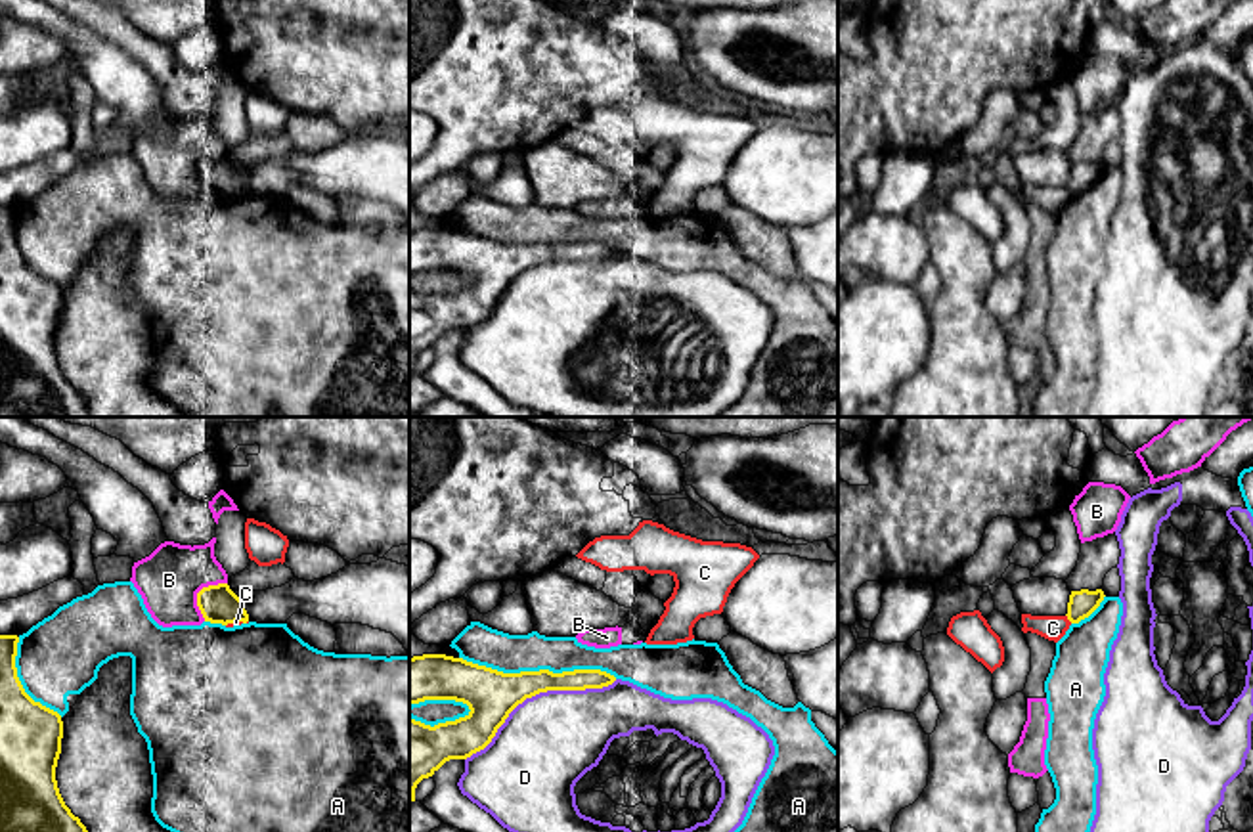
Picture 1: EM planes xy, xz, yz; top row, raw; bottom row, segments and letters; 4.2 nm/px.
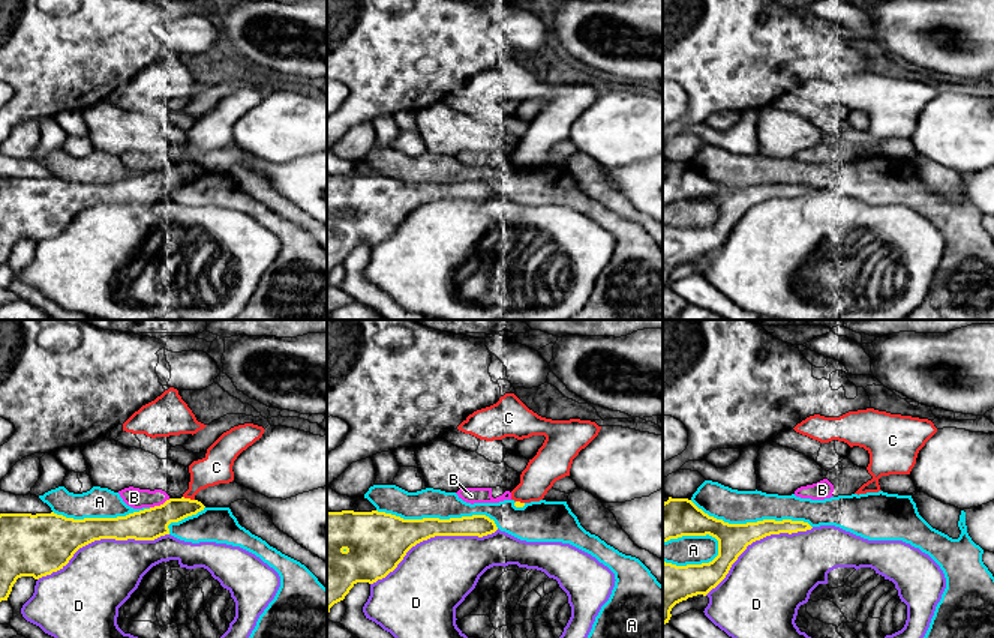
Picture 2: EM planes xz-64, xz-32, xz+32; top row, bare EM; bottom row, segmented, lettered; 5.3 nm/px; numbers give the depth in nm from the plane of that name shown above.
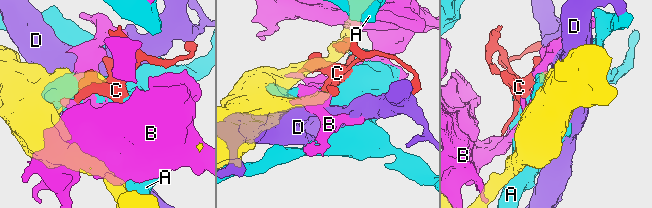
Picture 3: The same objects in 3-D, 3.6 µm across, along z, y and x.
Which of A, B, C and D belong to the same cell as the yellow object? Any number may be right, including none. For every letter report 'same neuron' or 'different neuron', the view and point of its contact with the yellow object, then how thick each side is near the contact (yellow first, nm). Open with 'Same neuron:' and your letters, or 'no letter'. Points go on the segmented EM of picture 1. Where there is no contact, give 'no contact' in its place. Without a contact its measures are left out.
Same neuron: no letter
A: different neuron | xz (538, 672) | 220/160 nm
B: different neuron | xy (197, 593) | 160/260 nm
C: different neuron | yz (1068, 618) | 110/110 nm
D: different neuron | xz (536, 693) | 220/400 nm

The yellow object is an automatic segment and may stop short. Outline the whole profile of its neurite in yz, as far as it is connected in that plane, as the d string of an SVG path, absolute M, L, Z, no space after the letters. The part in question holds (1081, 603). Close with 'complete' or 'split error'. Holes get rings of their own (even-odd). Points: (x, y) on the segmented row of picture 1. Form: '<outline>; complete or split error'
M1081 589L1081 591L1071 591L1069 595L1069 602L1067 602L1067 620L1071 624L1079 624L1081 620L1088 618L1104 601L1104 591L1096 589L1096 591L1088 591L1088 589Z; complete

